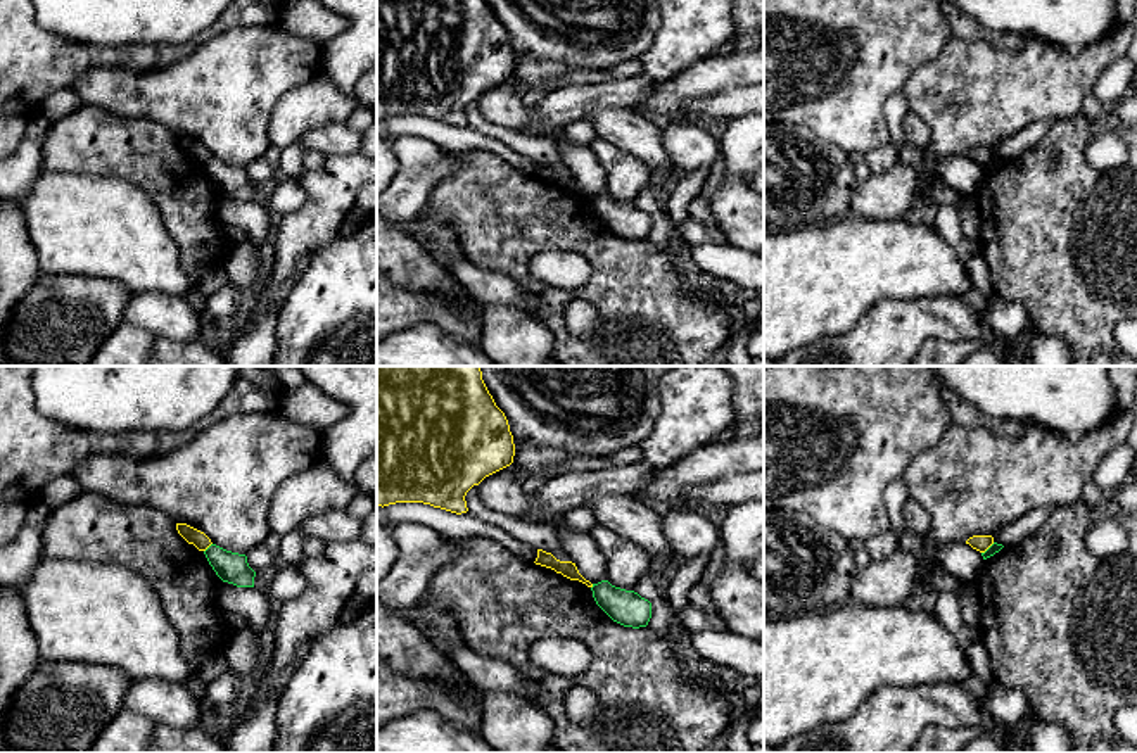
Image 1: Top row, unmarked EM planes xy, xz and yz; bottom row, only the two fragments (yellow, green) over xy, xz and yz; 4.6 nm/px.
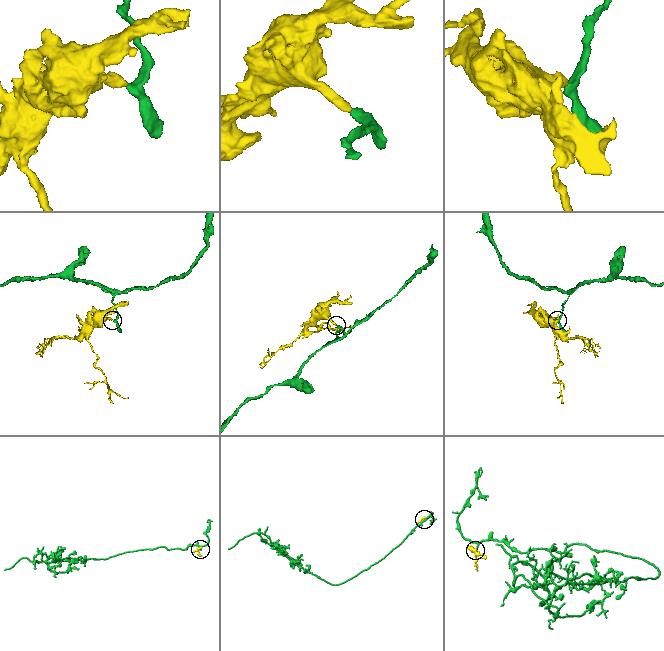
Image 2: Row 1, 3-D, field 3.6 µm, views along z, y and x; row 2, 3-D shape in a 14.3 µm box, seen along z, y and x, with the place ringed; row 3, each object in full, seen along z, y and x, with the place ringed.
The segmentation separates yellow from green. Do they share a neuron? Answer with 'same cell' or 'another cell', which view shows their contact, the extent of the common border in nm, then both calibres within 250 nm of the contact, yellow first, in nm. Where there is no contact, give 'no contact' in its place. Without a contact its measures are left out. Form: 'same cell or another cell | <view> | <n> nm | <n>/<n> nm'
another cell | yz | 80 nm | 80/50 nm

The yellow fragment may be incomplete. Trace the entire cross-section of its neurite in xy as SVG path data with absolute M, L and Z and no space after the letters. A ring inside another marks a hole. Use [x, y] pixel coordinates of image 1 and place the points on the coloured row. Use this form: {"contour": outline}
{"contour": "M176 523L176 530L188 544L194 544L199 551L206 551L213 544L204 532L187 523Z"}

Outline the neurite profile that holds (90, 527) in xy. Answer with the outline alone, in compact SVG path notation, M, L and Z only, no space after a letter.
M83 490L50 513L41 554L111 563L140 575L157 592L195 677L199 655L223 651L233 636L218 608L223 580L162 511Z

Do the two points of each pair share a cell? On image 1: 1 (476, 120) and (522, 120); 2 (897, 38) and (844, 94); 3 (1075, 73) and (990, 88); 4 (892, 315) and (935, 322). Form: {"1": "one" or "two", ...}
{"1": "two", "2": "one", "3": "one", "4": "one"}

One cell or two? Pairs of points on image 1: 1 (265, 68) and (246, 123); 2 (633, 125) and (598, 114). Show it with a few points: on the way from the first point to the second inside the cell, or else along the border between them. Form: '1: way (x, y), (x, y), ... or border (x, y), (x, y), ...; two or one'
1: way (251, 82), (246, 87), (246, 109); one
2: way (624, 125), (607, 120); one

